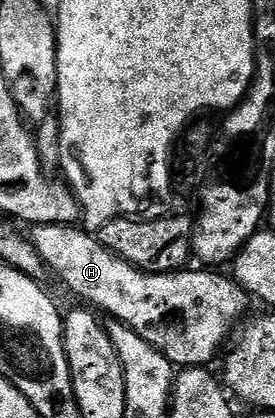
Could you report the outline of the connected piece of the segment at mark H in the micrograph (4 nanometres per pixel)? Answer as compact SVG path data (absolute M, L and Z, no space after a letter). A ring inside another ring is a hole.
M42 223L31 231L31 245L49 272L52 270L78 298L85 299L85 304L105 316L112 315L108 317L138 333L177 368L211 364L228 330L230 335L245 318L250 296L235 278L215 275L212 269L145 271L118 257L103 247L95 234L76 225Z

